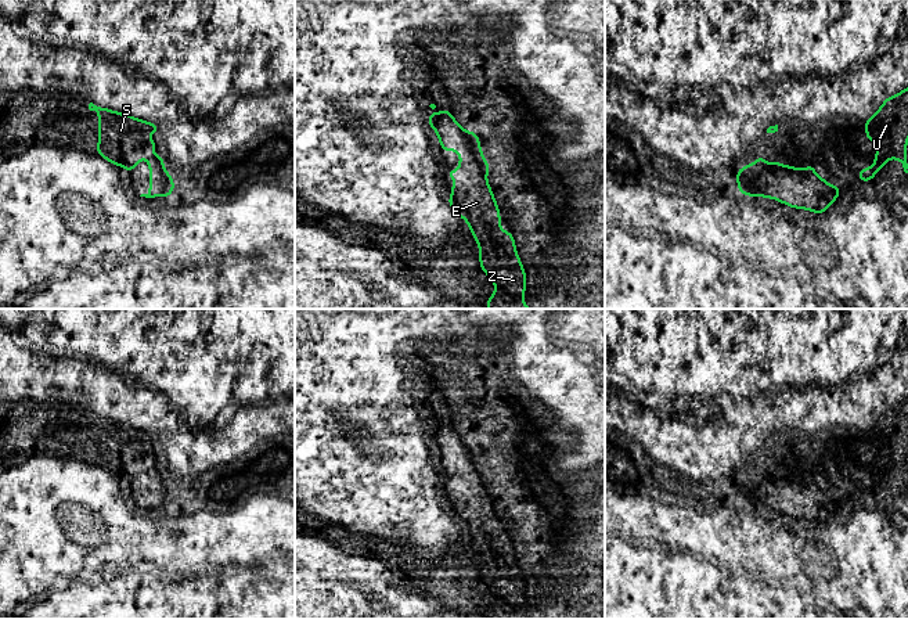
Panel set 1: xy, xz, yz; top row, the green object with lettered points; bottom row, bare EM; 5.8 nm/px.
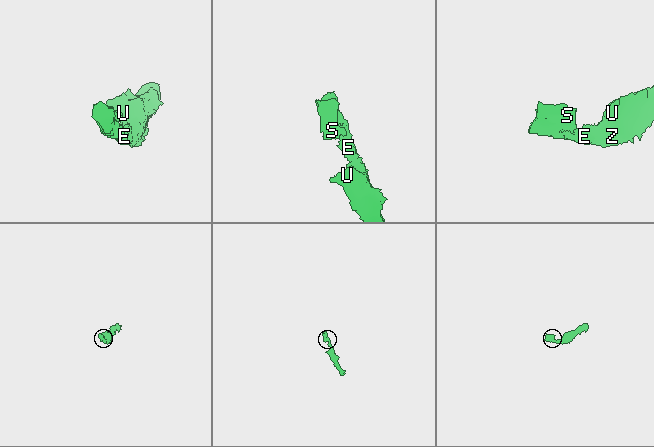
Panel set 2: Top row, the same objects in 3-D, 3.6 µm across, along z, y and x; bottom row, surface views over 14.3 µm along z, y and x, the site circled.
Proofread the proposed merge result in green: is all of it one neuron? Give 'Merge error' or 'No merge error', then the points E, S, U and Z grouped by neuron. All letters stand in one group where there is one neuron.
No merge error. Groups: E S U Z

